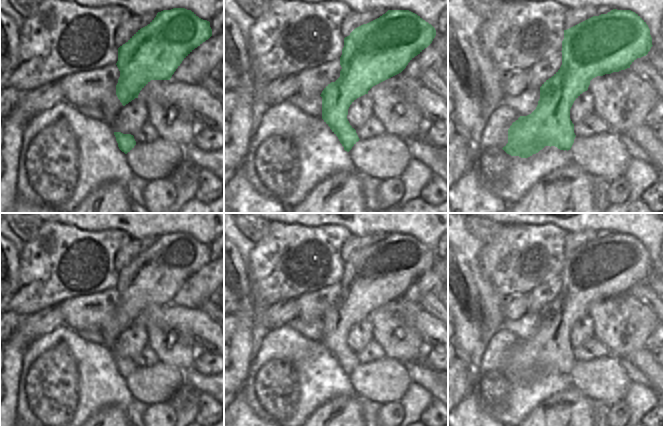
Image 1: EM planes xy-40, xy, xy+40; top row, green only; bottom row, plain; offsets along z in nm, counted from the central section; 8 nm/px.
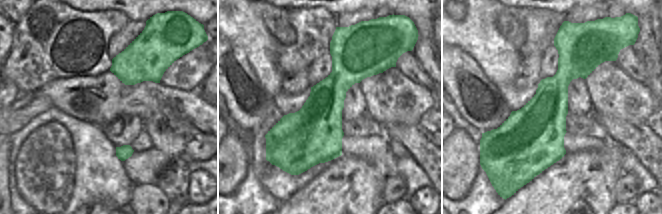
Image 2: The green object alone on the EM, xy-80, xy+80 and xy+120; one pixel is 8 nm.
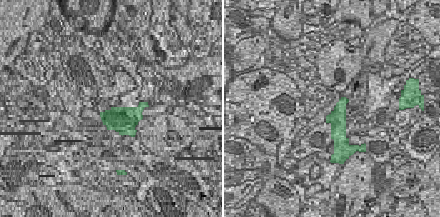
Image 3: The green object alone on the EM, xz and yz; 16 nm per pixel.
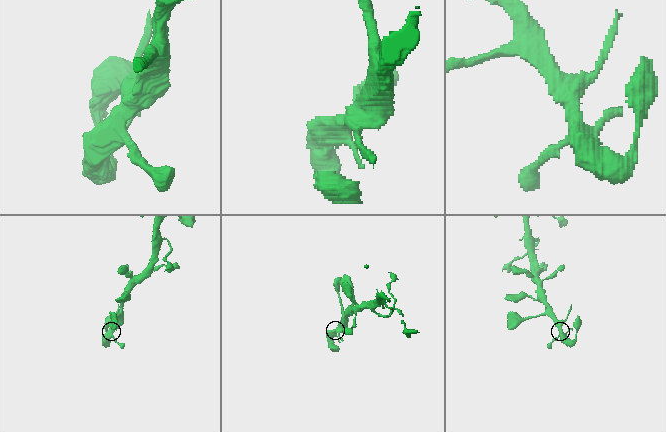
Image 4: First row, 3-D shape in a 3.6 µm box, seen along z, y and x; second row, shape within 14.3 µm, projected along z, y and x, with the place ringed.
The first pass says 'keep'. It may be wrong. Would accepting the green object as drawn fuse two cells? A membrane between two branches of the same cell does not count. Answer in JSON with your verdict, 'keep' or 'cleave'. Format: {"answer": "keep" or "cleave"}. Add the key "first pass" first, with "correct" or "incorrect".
{"first pass": "correct", "answer": "keep"}

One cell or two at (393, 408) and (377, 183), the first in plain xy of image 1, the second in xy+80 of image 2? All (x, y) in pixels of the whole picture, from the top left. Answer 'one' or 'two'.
two

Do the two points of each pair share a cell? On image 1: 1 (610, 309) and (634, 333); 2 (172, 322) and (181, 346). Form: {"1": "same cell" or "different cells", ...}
{"1": "same cell", "2": "different cells"}

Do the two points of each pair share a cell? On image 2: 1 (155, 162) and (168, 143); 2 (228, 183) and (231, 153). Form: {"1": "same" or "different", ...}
{"1": "different", "2": "same"}

